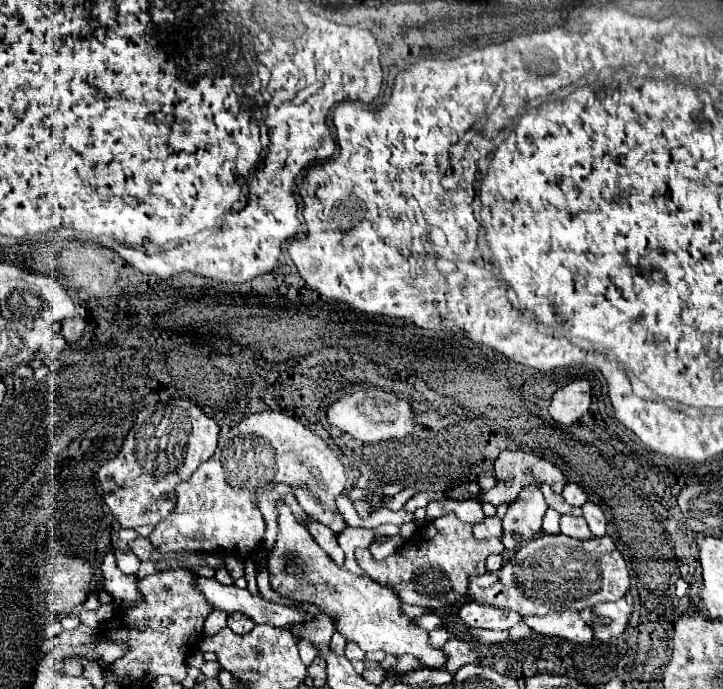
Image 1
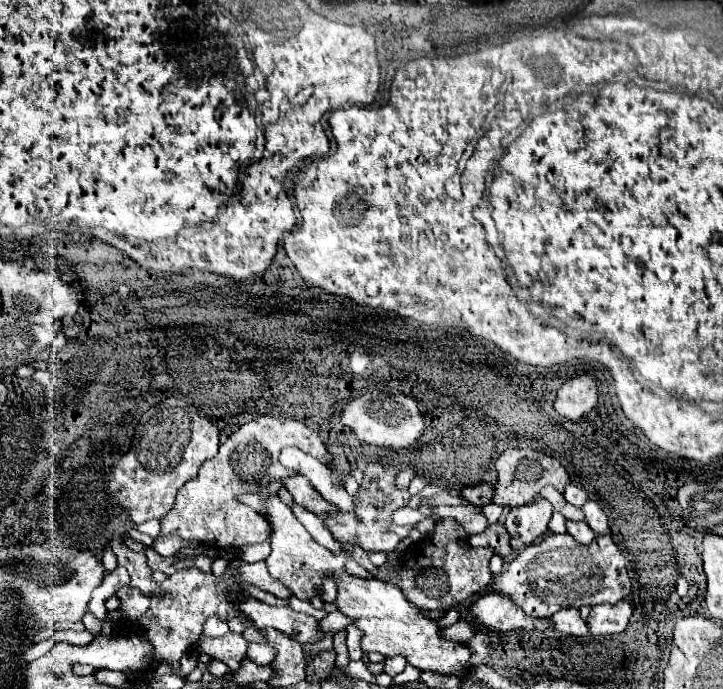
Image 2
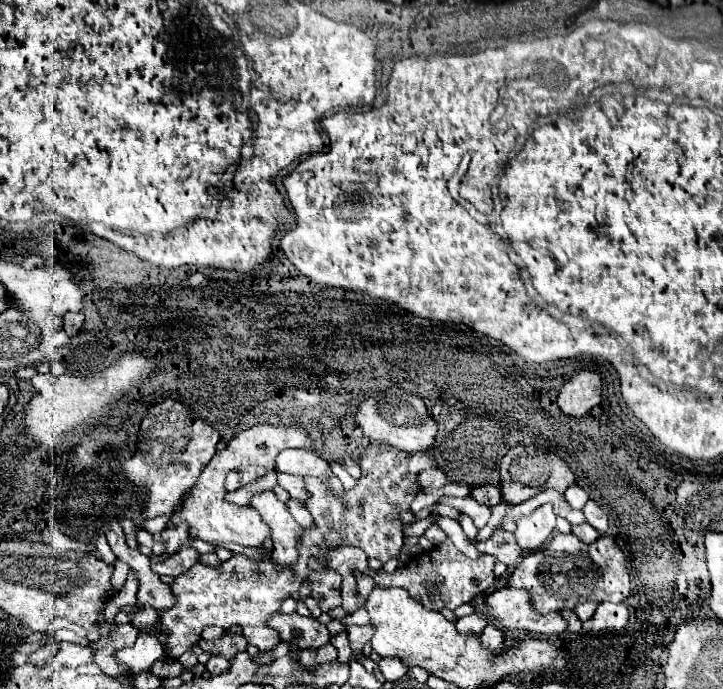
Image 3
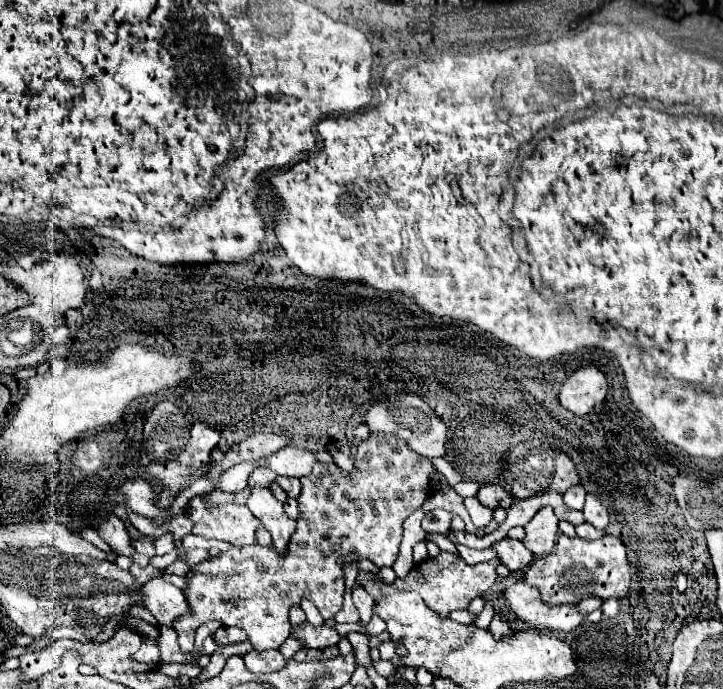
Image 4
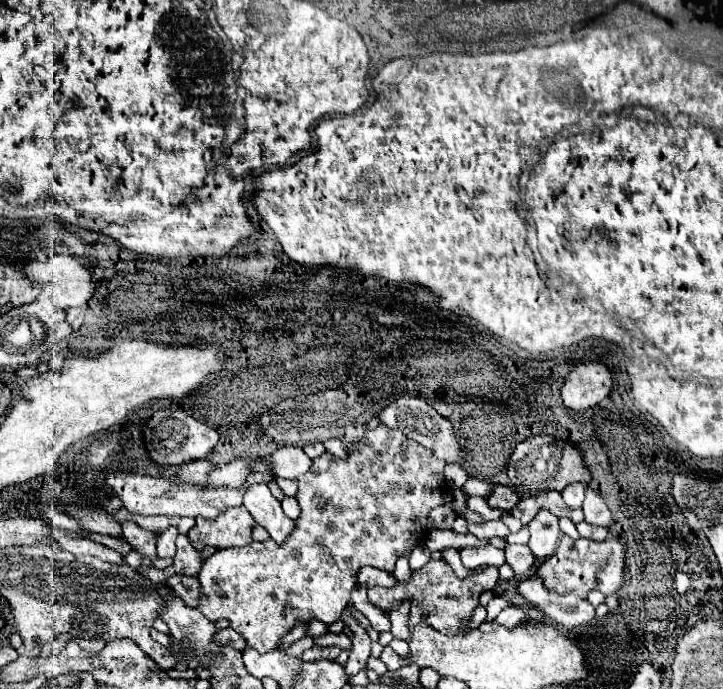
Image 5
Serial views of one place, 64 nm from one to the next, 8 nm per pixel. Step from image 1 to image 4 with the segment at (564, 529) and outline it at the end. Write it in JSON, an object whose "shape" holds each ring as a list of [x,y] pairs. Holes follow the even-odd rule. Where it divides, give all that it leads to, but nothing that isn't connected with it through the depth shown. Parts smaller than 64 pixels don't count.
{"shape":[[[580,524],[580,526],[576,526],[576,534],[580,536],[580,538],[586,538],[586,540],[598,540],[598,538],[602,538],[604,536],[604,532],[602,530],[596,530],[594,526],[590,526],[590,524]]]}

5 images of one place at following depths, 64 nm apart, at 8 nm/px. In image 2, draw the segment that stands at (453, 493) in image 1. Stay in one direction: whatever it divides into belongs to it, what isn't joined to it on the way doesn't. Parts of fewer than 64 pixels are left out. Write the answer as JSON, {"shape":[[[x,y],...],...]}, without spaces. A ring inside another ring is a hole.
{"shape":[[[476,484],[476,486],[468,486],[462,488],[460,498],[476,504],[476,506],[484,506],[492,502],[492,486],[490,484]]]}

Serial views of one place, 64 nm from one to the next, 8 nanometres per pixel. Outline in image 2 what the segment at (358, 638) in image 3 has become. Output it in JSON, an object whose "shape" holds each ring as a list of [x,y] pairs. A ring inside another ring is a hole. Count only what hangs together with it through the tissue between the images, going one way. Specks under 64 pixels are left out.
{"shape":[[[348,626],[346,632],[348,632],[348,656],[350,656],[350,660],[362,660],[364,652],[360,650],[360,630],[354,626]]]}

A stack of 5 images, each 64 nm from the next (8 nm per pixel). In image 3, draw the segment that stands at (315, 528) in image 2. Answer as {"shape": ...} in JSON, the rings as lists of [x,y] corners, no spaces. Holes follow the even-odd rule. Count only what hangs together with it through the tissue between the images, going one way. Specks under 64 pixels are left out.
{"shape":[[[288,500],[286,506],[288,506],[290,514],[292,514],[304,528],[312,528],[312,526],[314,526],[314,520],[312,520],[310,512],[304,508],[304,504],[300,504],[300,502],[296,502],[296,500]]]}

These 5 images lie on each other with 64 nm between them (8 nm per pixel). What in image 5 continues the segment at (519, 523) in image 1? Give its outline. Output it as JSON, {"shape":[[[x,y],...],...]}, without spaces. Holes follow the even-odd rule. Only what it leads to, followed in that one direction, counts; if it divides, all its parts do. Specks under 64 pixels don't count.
{"shape":[[[542,508],[528,524],[528,530],[530,530],[528,546],[538,560],[550,556],[556,550],[560,540],[560,530],[558,530],[558,518],[550,510]]]}

